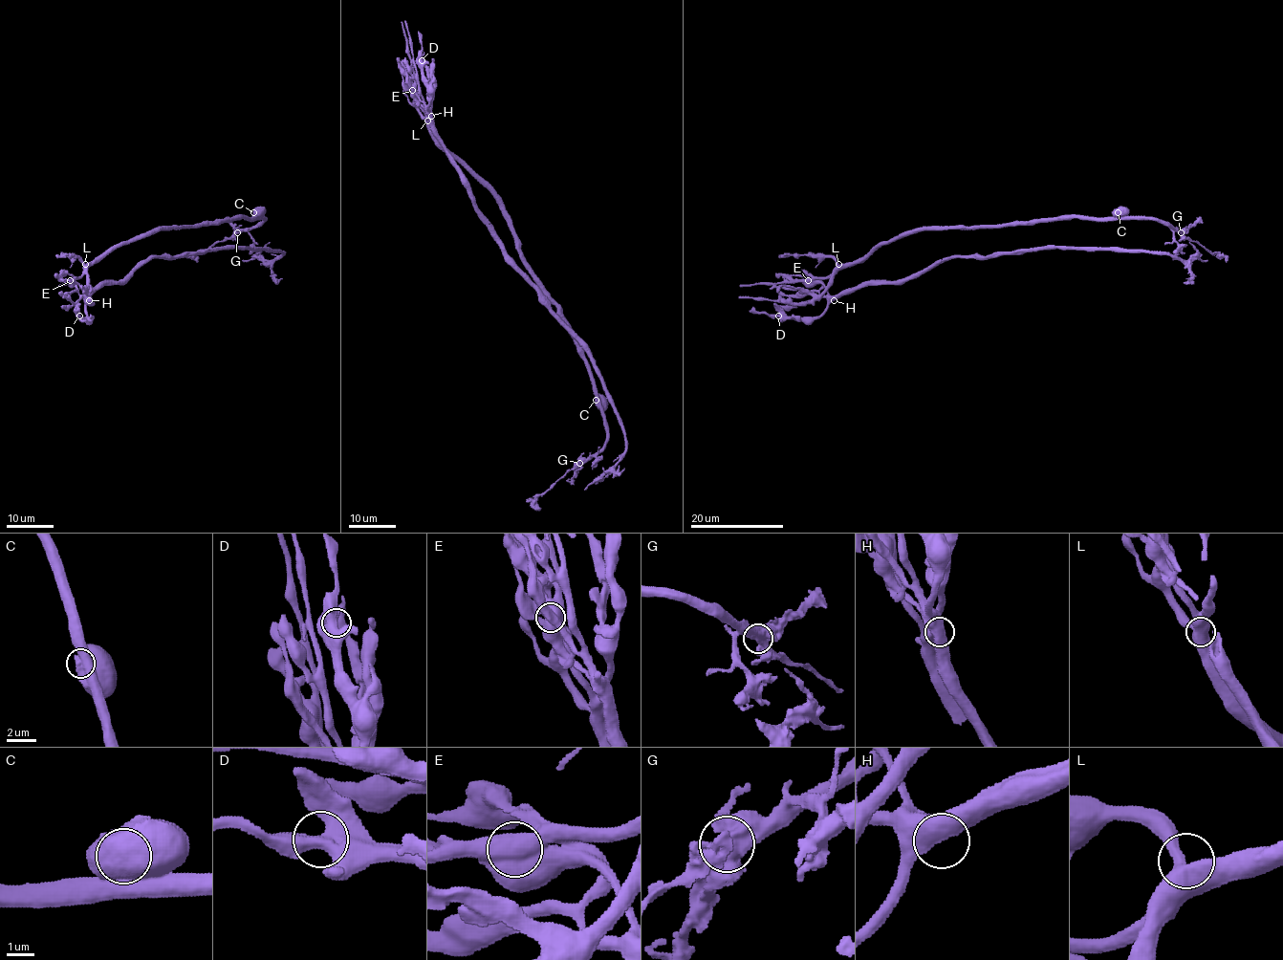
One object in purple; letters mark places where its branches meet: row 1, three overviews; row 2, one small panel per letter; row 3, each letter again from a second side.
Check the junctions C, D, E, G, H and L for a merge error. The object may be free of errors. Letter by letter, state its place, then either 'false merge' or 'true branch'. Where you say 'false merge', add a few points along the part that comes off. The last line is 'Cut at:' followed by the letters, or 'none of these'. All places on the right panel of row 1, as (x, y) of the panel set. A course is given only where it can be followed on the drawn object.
C: (1118, 212) | true branch
D: (778, 316) | true branch
E: (808, 280) | false merge | (808, 280), (846, 294), (955, 257), (1046, 248), (1207, 260)
G: (1181, 232) | true branch
H: (834, 300) | true branch
L: (838, 264) | true branch
Cut at: E

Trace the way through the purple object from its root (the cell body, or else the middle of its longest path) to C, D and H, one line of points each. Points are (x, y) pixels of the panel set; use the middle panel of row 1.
C: (426, 116), (431, 132), (496, 200), (515, 239), (522, 262), (555, 306), (556, 315), (583, 360), (596, 400)
D: (426, 116), (417, 104), (427, 109), (429, 101), (429, 88), (422, 60)
H: (426, 116), (417, 104), (431, 116)

